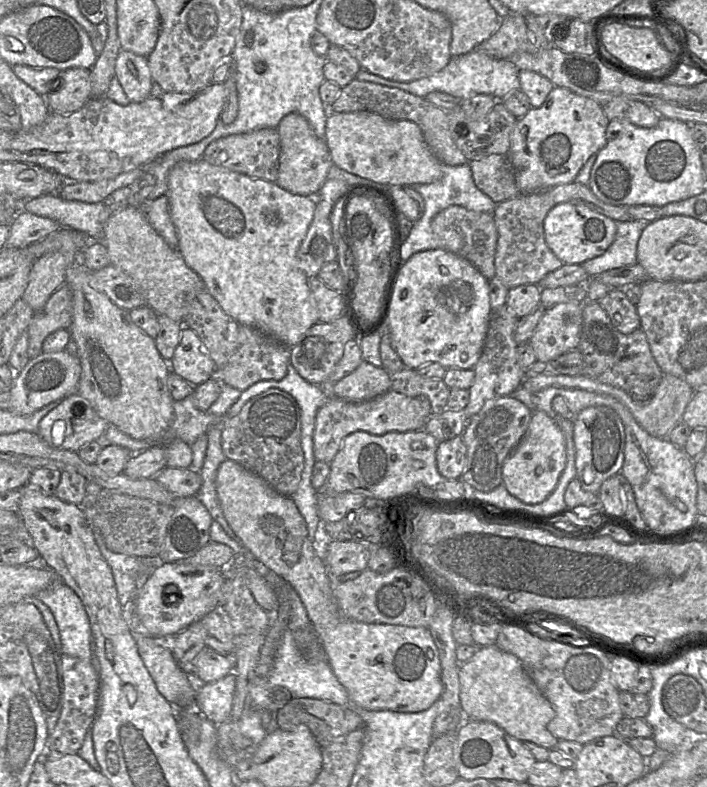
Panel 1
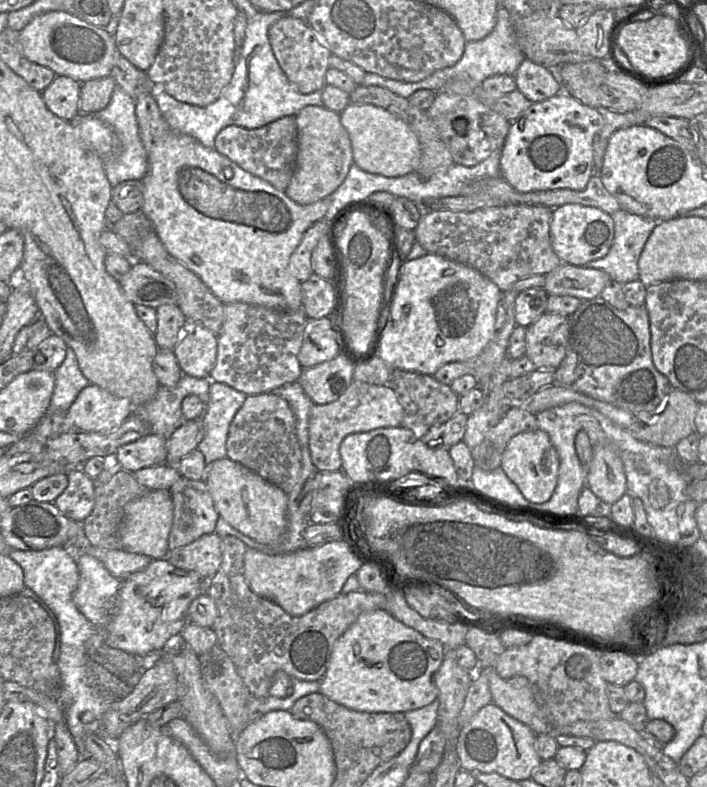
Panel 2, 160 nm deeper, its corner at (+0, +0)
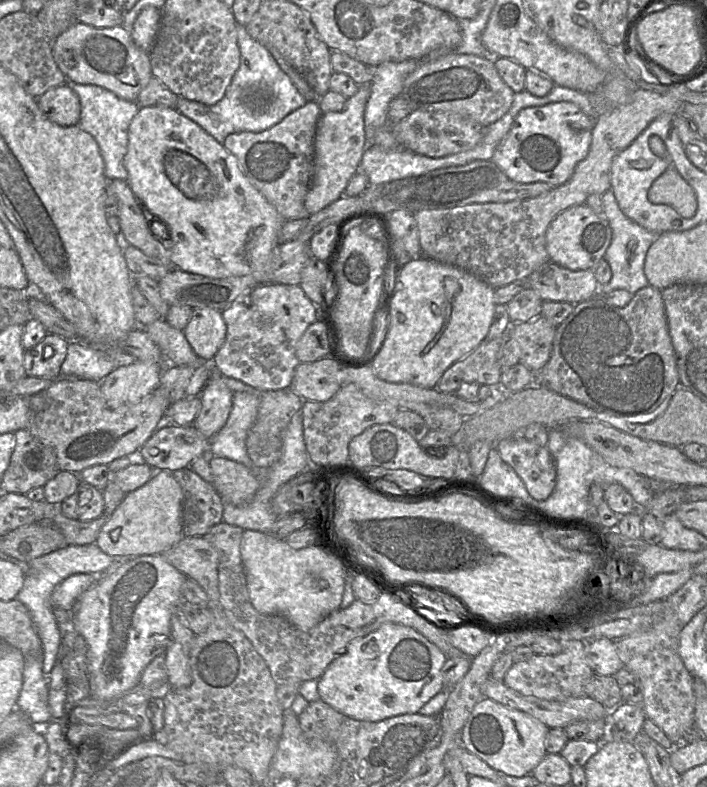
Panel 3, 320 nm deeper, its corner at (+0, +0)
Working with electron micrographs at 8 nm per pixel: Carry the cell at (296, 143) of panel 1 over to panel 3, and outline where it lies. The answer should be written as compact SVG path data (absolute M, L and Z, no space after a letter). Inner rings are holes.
M370 82L359 85L358 91L347 99L340 111L323 113L315 136L314 176L305 197L308 213L315 214L344 193L351 178L358 172L365 151L365 109L371 93Z

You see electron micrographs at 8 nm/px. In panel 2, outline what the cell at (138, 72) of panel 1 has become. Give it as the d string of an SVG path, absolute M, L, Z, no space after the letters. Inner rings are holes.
M153 94L140 96L135 100L139 136L147 152L148 168L143 183L144 201L142 212L153 225L168 252L186 268L196 274L224 304L243 302L268 308L296 311L302 310L301 283L290 270L290 257L299 245L305 232L317 221L325 217L330 205L329 196L312 204L301 205L290 199L284 192L276 189L267 181L245 171L215 148L207 148L192 136L174 132L166 122Z

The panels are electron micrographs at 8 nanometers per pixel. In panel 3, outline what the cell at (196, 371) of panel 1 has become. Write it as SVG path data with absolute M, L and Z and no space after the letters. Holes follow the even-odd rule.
M199 308L193 310L183 331L194 353L203 361L211 361L225 341L227 325L222 312Z

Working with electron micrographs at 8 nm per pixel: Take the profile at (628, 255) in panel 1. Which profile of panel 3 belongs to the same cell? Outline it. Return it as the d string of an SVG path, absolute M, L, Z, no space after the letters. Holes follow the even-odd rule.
M611 189L602 194L601 199L603 215L612 229L611 243L604 255L604 259L610 265L612 277L608 283L599 286L598 291L608 293L612 290L624 289L635 294L638 290L649 285L644 273L645 257L648 249L656 241L659 234L648 231L624 215Z

